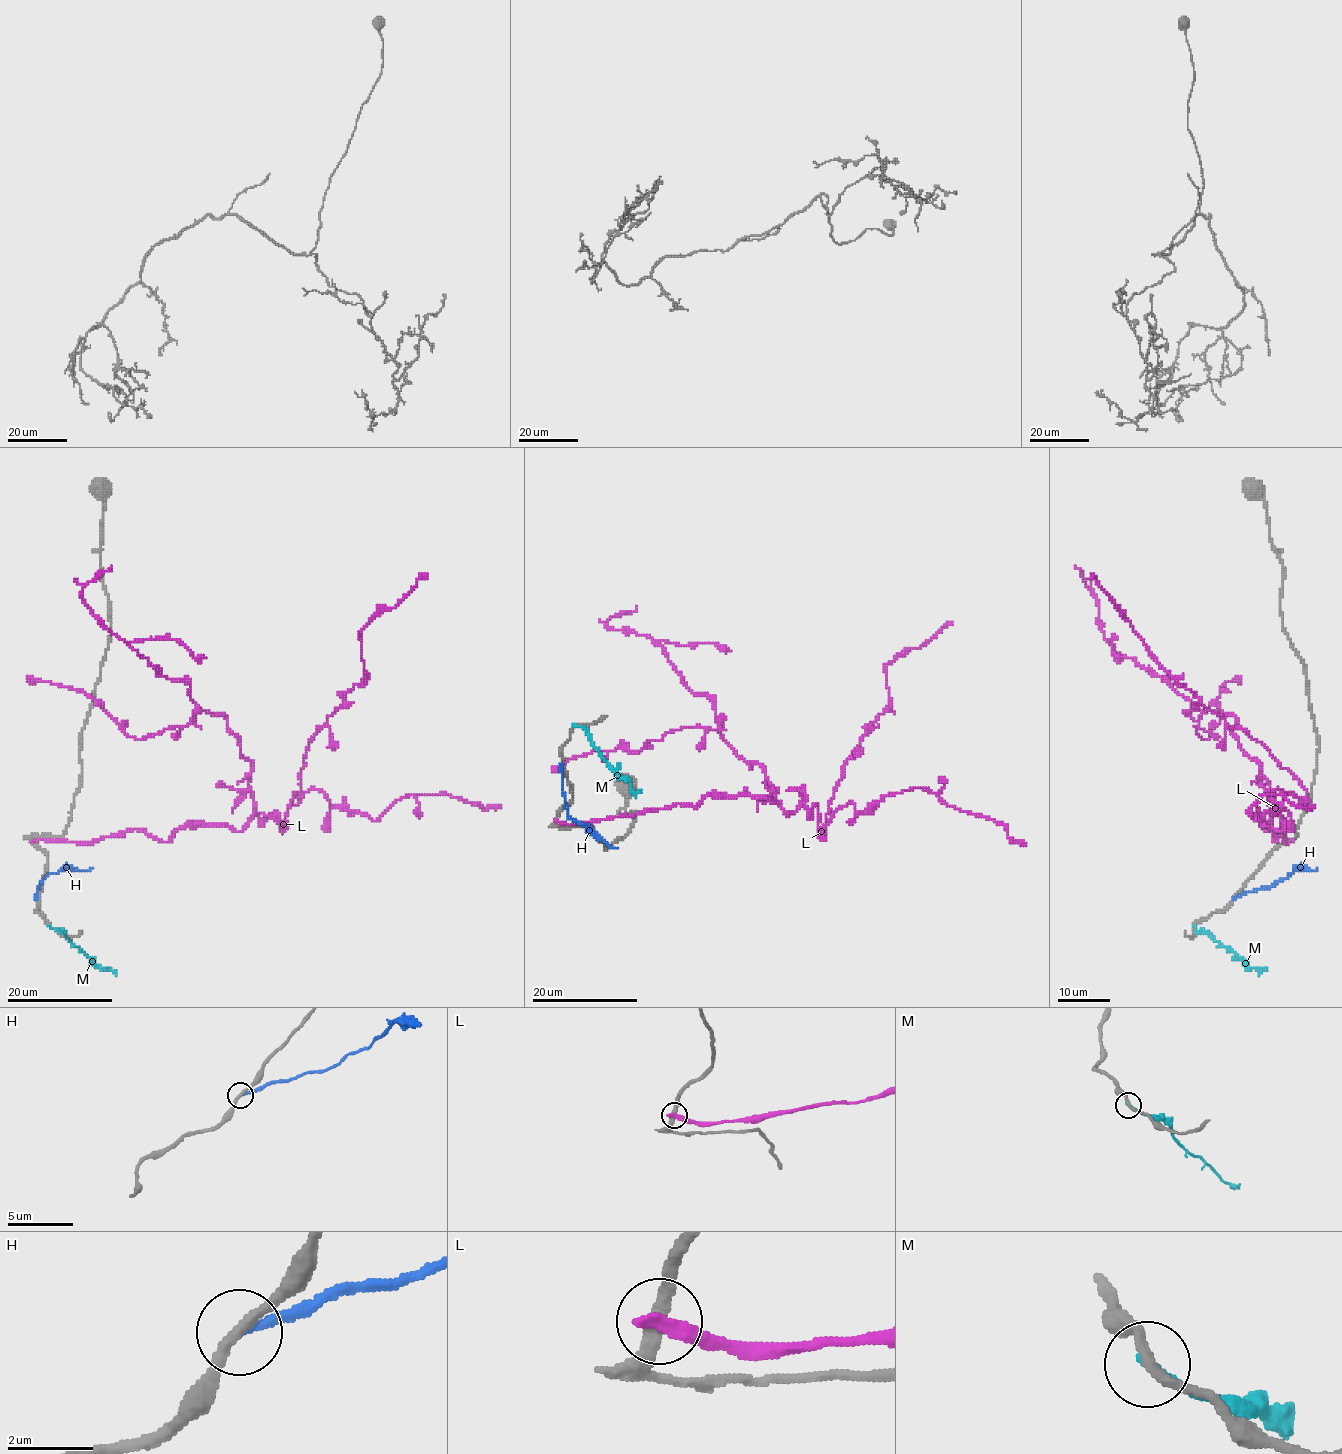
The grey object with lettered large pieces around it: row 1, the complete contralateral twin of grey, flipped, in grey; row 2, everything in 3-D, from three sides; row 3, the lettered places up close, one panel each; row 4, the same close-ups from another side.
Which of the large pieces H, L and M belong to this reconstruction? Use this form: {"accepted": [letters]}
{"accepted": []}

